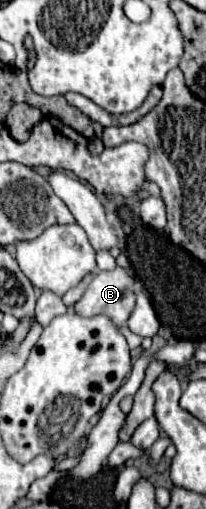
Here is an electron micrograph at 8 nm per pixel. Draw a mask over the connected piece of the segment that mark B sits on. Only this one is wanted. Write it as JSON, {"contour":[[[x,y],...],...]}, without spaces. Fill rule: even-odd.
{"contour":[[[116,267],[114,271],[100,271],[86,287],[82,299],[74,303],[74,311],[82,317],[106,315],[114,325],[126,325],[134,309],[134,285],[130,275]]]}

